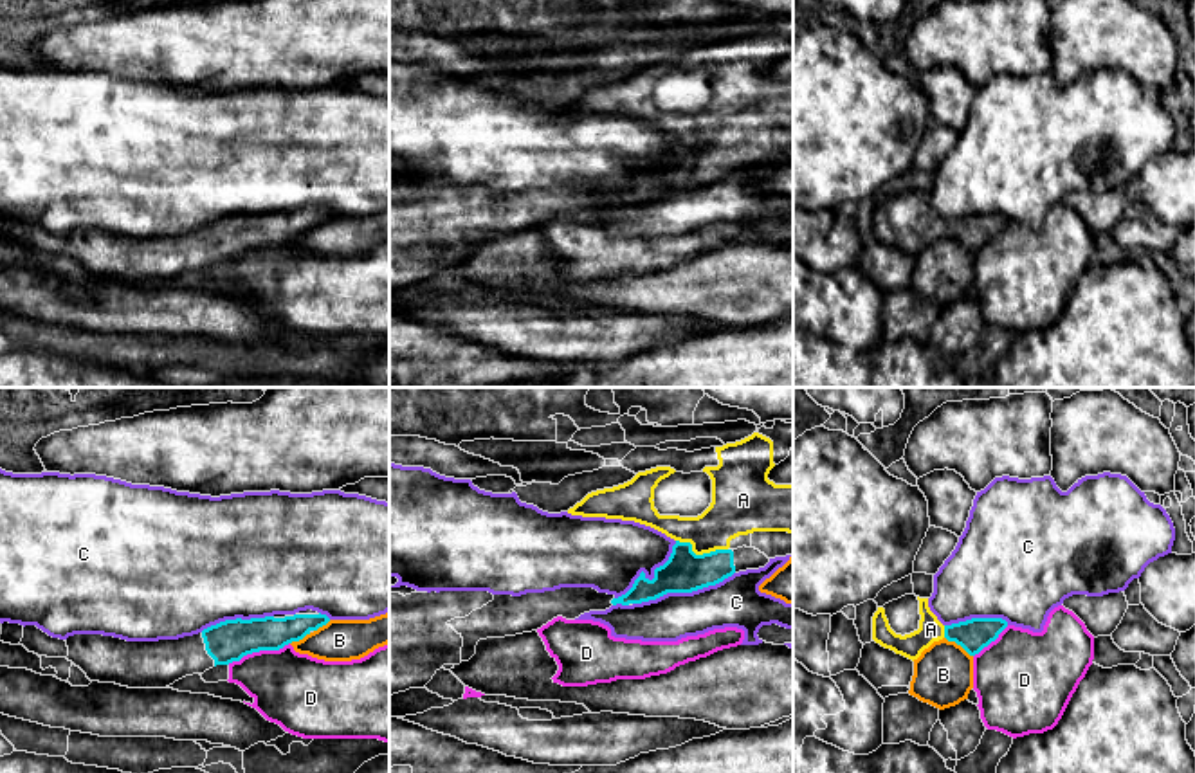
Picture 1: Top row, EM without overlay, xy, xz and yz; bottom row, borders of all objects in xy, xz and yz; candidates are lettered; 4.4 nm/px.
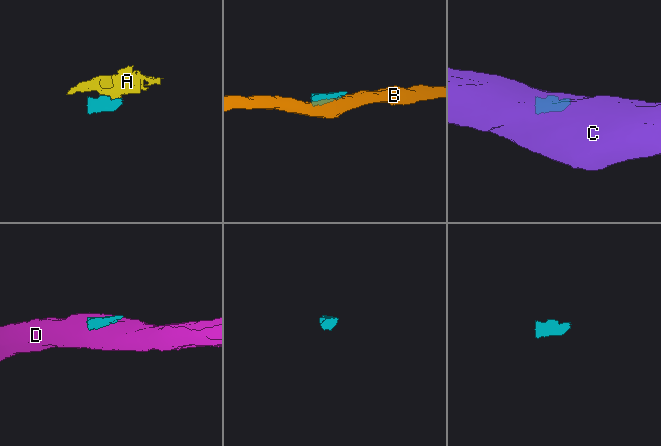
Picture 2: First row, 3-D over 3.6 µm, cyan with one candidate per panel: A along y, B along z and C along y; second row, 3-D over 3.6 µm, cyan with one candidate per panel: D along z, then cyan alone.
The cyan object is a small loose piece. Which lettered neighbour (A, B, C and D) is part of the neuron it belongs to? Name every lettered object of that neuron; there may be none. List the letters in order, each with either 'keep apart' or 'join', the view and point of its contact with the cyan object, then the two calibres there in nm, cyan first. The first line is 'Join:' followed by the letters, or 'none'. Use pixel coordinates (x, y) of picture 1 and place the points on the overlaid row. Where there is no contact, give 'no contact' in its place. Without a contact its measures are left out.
Join: A
A: join | xz (700, 555) | 190/220 nm
B: keep apart | yz (959, 644) | 150/280 nm
C: keep apart | xz (684, 591) | 190/220 nm
D: keep apart | xy (258, 651) | 190/340 nm

